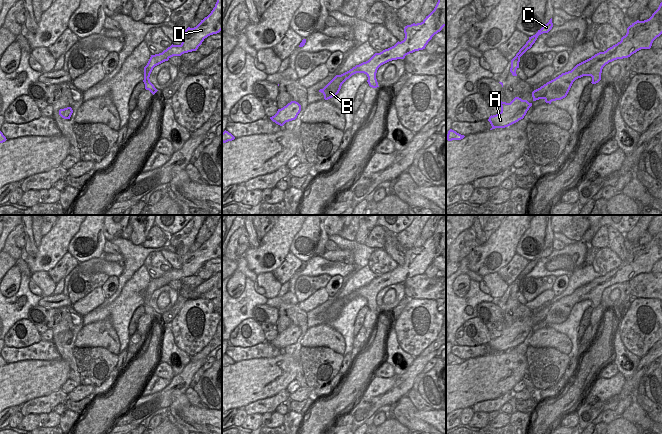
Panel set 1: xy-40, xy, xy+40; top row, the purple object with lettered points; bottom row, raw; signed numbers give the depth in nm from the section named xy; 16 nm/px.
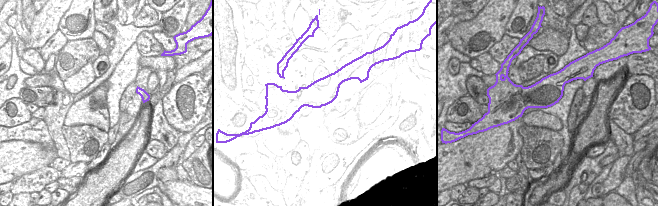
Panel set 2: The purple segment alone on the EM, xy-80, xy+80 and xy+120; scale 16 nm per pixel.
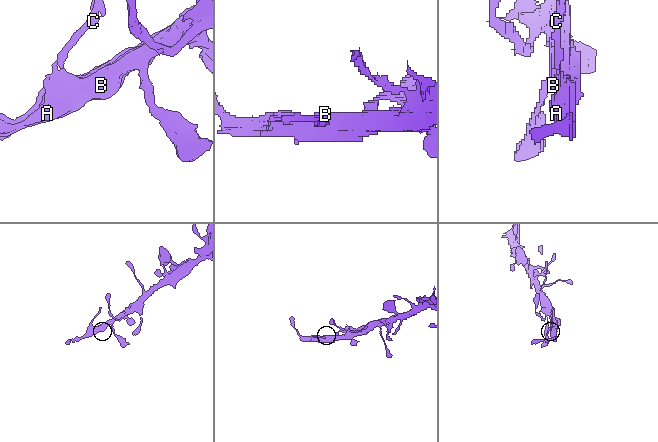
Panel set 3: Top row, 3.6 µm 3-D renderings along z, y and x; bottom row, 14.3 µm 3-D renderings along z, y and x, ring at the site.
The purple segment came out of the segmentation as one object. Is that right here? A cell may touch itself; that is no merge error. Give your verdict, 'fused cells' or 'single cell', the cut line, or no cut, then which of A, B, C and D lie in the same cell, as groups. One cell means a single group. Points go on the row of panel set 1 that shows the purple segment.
single cell | no cut | A B C D

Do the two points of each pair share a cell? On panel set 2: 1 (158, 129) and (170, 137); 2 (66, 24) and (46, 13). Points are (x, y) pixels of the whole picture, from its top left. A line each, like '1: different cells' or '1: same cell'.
1: same cell
2: different cells

